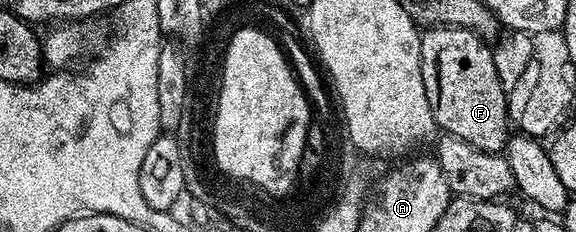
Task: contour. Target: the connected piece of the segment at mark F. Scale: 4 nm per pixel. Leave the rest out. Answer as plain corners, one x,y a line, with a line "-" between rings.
428,27
420,34
422,83
437,126
482,151
503,154
510,136
508,94
498,79
493,52
485,38
466,29

